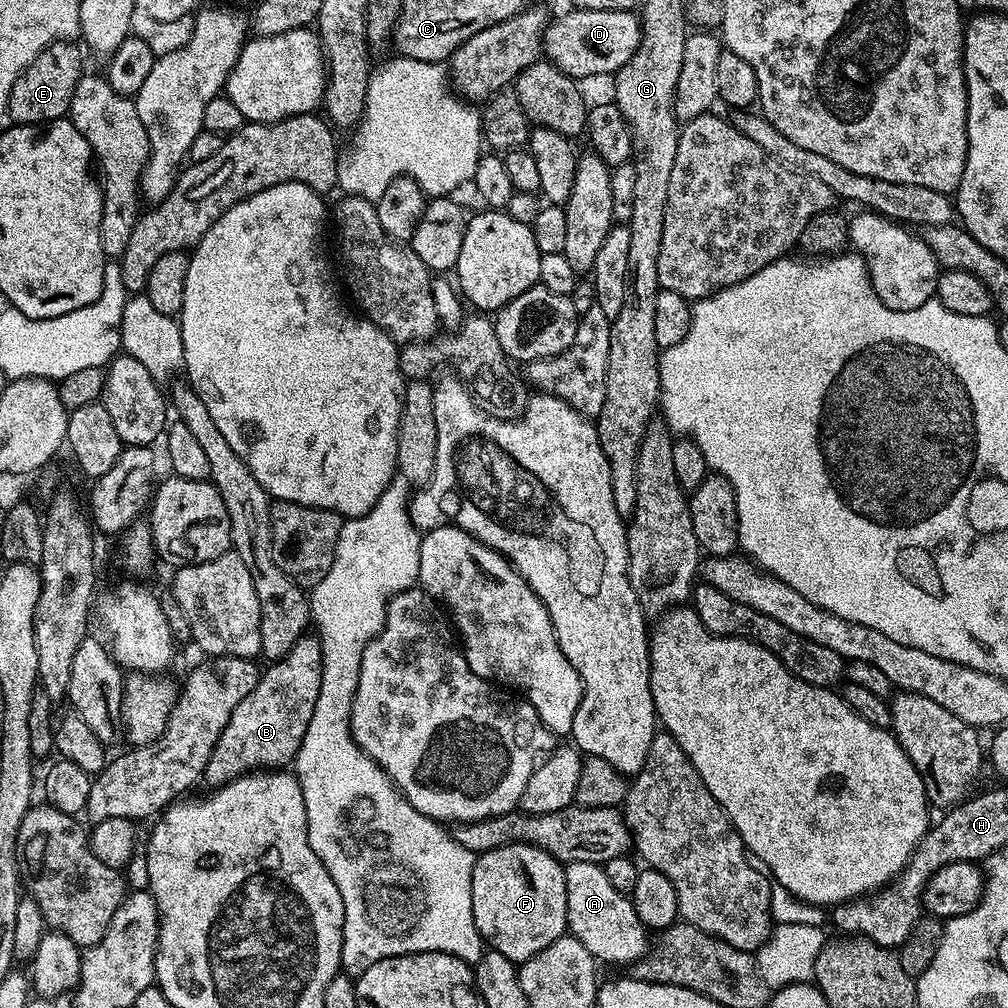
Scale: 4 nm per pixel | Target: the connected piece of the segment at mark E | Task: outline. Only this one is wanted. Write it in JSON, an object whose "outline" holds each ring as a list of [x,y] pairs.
{"outline":[[[55,40],[14,82],[14,90],[10,90],[7,119],[13,125],[30,124],[43,126],[52,120],[63,120],[68,116],[70,102],[74,98],[74,86],[78,86],[80,77],[85,75],[84,60],[76,49],[75,43],[66,40]]]}

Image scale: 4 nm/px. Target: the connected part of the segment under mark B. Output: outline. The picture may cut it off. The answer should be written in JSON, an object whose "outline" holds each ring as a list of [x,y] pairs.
{"outline":[[[305,634],[280,660],[273,660],[263,669],[258,686],[238,702],[234,714],[230,714],[230,722],[226,722],[226,730],[222,730],[222,738],[218,738],[218,746],[214,746],[214,754],[210,754],[210,762],[206,762],[202,780],[206,785],[223,786],[239,776],[257,770],[280,770],[295,761],[298,750],[302,746],[302,738],[306,738],[306,726],[310,726],[310,718],[314,715],[314,702],[318,702],[318,690],[322,686],[322,650],[320,637],[316,634]]]}

